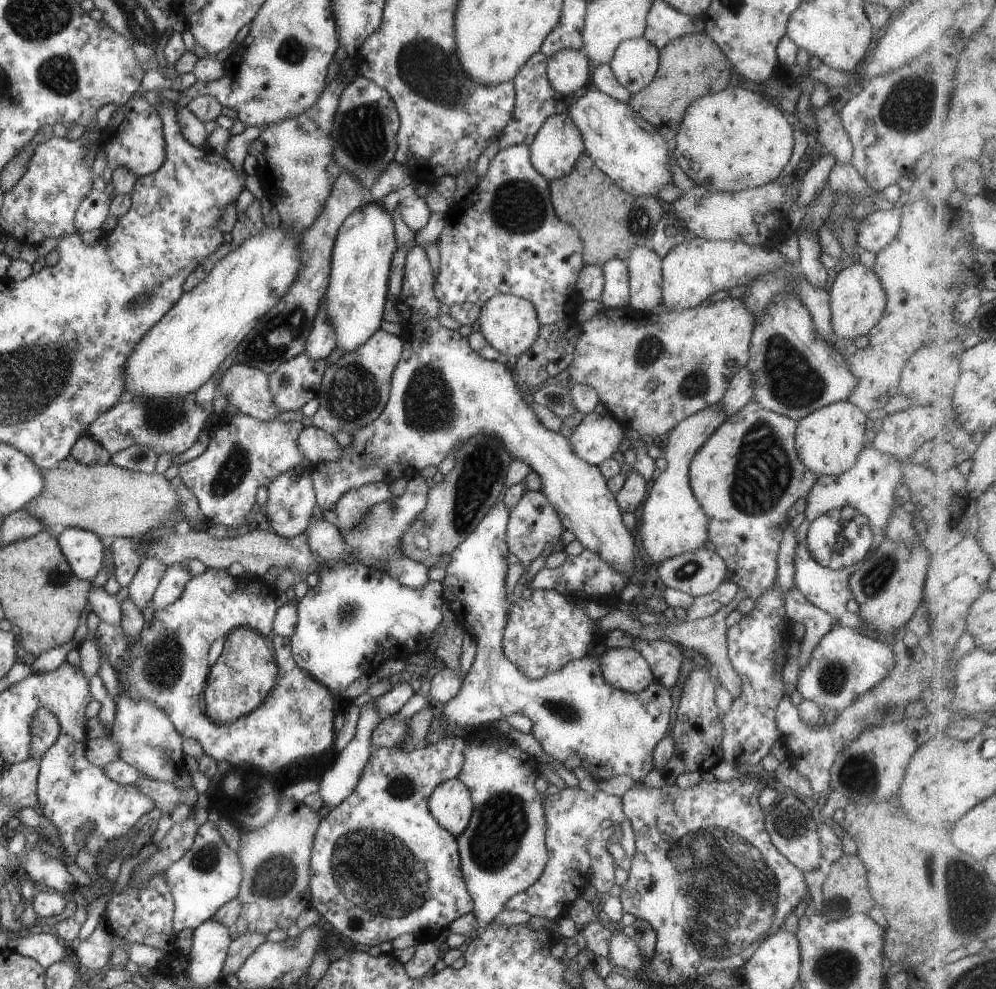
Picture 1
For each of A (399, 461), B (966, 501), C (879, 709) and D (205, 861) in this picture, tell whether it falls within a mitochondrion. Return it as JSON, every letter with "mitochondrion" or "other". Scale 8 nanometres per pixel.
{"A":"other","B":"other","C":"mitochondrion","D":"mitochondrion"}

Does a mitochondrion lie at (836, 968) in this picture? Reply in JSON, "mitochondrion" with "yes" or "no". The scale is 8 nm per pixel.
{"mitochondrion":"yes"}

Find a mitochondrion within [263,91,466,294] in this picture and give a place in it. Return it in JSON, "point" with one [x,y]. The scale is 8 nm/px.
{"point":[363,133]}

